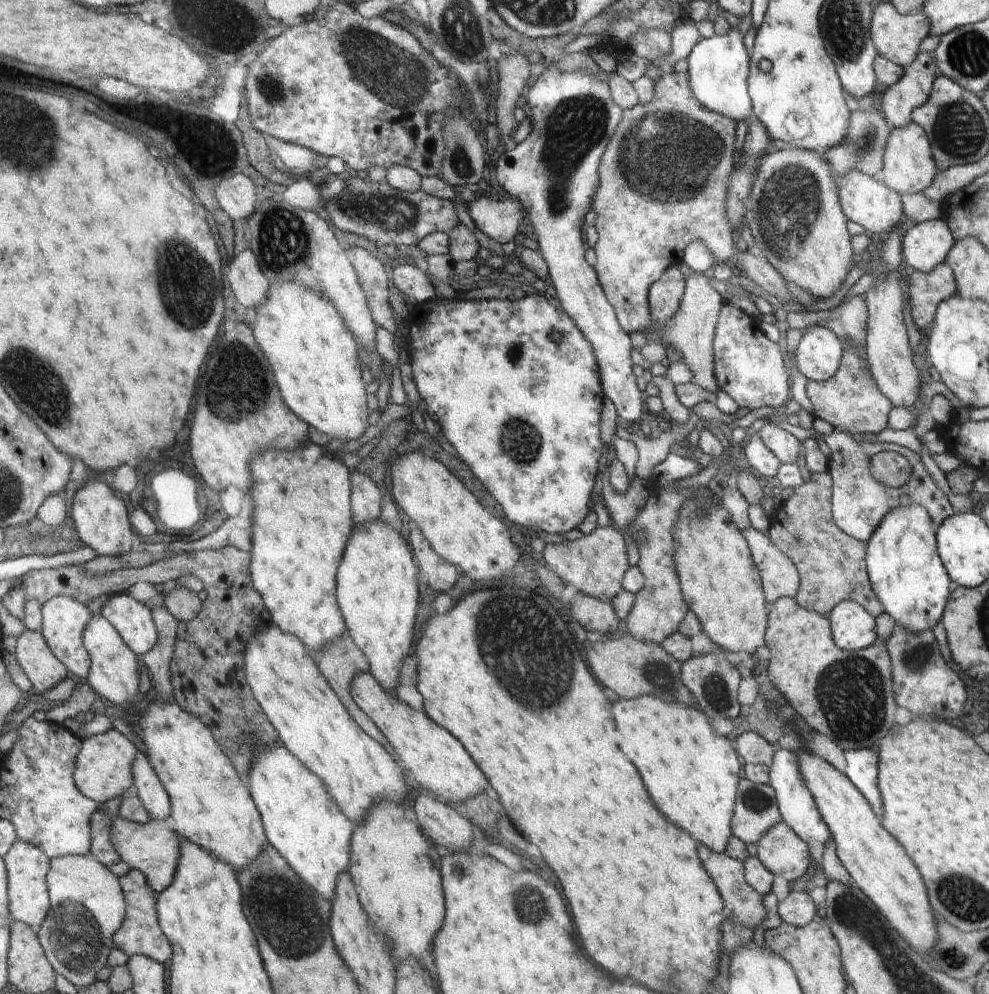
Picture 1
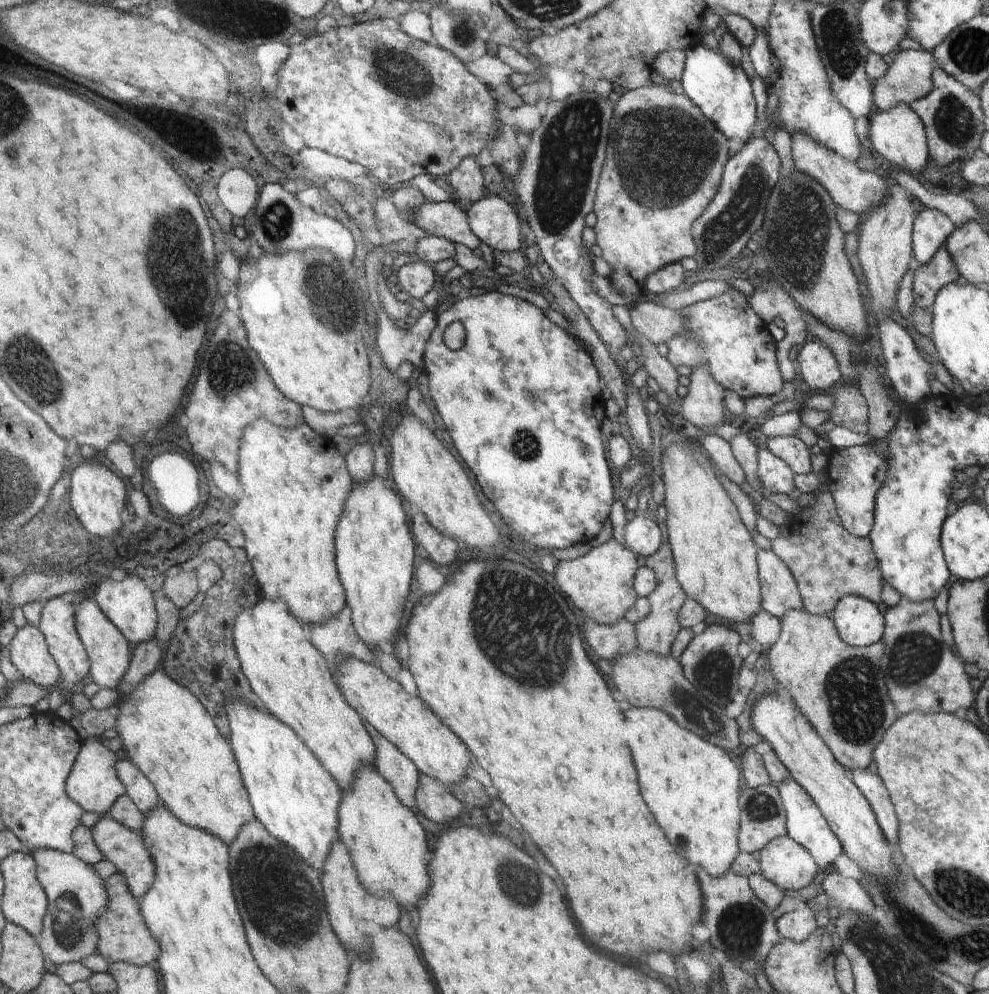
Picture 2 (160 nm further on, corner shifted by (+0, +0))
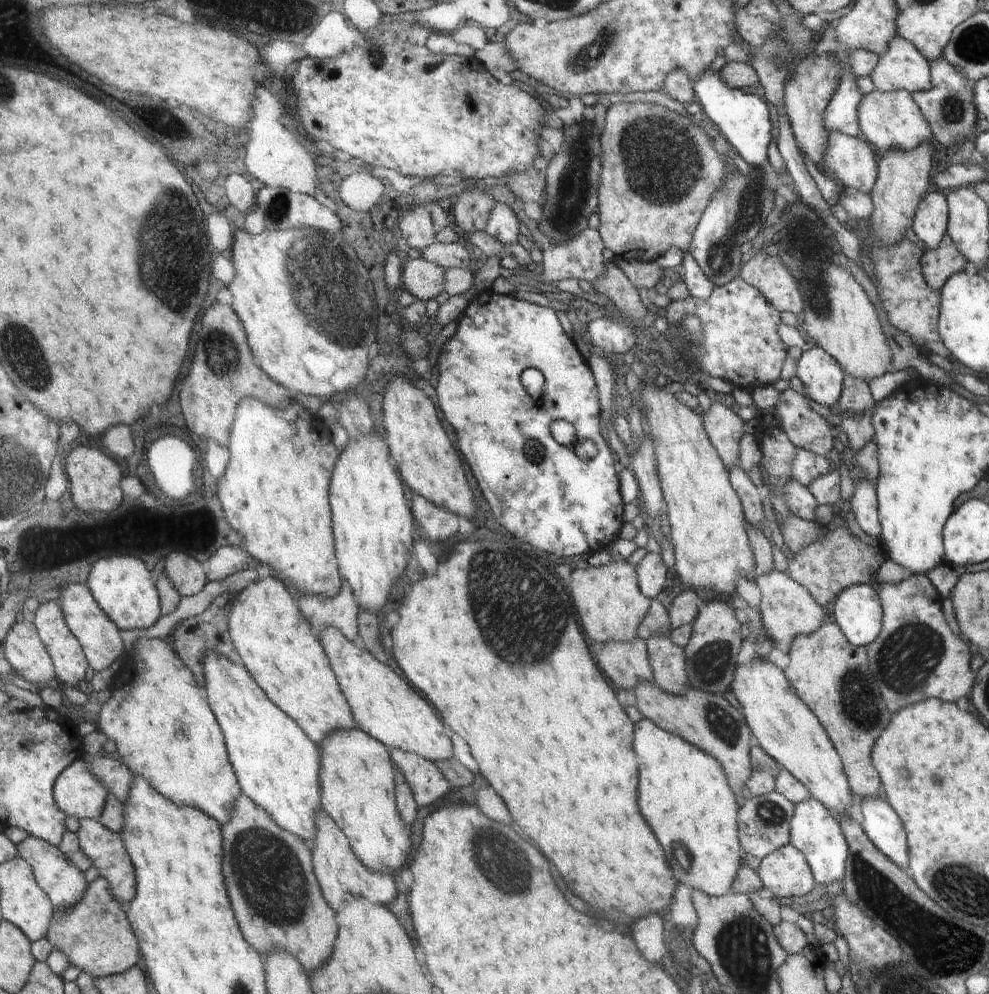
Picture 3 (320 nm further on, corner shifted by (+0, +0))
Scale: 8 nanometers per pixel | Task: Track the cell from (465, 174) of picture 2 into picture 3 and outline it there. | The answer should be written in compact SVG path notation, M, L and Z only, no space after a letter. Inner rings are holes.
M468 188L450 202L454 205L455 227L466 235L484 231L489 222L489 215L498 203L488 192Z

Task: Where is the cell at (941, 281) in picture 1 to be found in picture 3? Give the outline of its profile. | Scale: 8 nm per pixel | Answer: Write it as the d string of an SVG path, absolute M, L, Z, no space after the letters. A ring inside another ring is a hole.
M948 235L941 246L926 249L921 259L925 280L933 289L941 290L952 276L969 270L970 262Z

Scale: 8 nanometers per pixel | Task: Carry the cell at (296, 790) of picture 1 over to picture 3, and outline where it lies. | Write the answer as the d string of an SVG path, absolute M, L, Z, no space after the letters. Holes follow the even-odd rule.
M208 651L203 668L204 695L221 725L241 792L265 808L279 827L312 841L317 834L315 812L322 809L318 744L269 699L244 664Z

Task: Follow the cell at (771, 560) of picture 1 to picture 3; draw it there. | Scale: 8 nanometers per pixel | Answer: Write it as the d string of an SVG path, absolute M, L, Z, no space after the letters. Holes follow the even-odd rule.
M774 570L770 574L759 576L755 581L761 590L759 604L762 610L761 623L774 646L788 654L798 635L812 635L822 627L824 622L822 606L814 600L805 585L798 584L788 573Z

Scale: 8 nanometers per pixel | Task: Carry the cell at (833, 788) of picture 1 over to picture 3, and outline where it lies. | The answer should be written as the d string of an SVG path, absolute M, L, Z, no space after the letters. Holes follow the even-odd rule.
M756 659L738 665L731 688L758 744L782 769L790 771L807 789L812 798L821 801L835 816L848 813L854 800L840 753L829 739L824 725L812 709L797 695L785 672L769 659Z

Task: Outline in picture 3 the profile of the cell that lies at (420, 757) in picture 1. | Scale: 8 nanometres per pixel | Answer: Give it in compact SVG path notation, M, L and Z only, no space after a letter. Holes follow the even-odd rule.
M324 625L319 635L337 673L341 691L353 709L358 728L382 741L390 752L399 748L423 756L434 764L452 756L452 742L442 732L444 728L434 710L390 666L378 662L378 656L356 640L351 641L334 625Z

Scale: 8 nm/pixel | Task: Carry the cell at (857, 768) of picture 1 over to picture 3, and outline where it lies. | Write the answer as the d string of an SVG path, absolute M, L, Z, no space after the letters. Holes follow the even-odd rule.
M868 799L861 803L862 828L872 844L904 872L909 870L907 834L900 817L882 799Z

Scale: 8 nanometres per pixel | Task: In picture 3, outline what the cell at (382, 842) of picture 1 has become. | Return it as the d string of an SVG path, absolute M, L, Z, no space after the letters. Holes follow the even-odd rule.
M340 729L332 731L321 744L321 808L326 811L345 831L353 851L362 864L376 870L388 869L392 874L402 866L408 856L408 833L405 822L397 809L396 787L394 786L395 769L392 767L392 755L382 741L376 740L362 729Z

